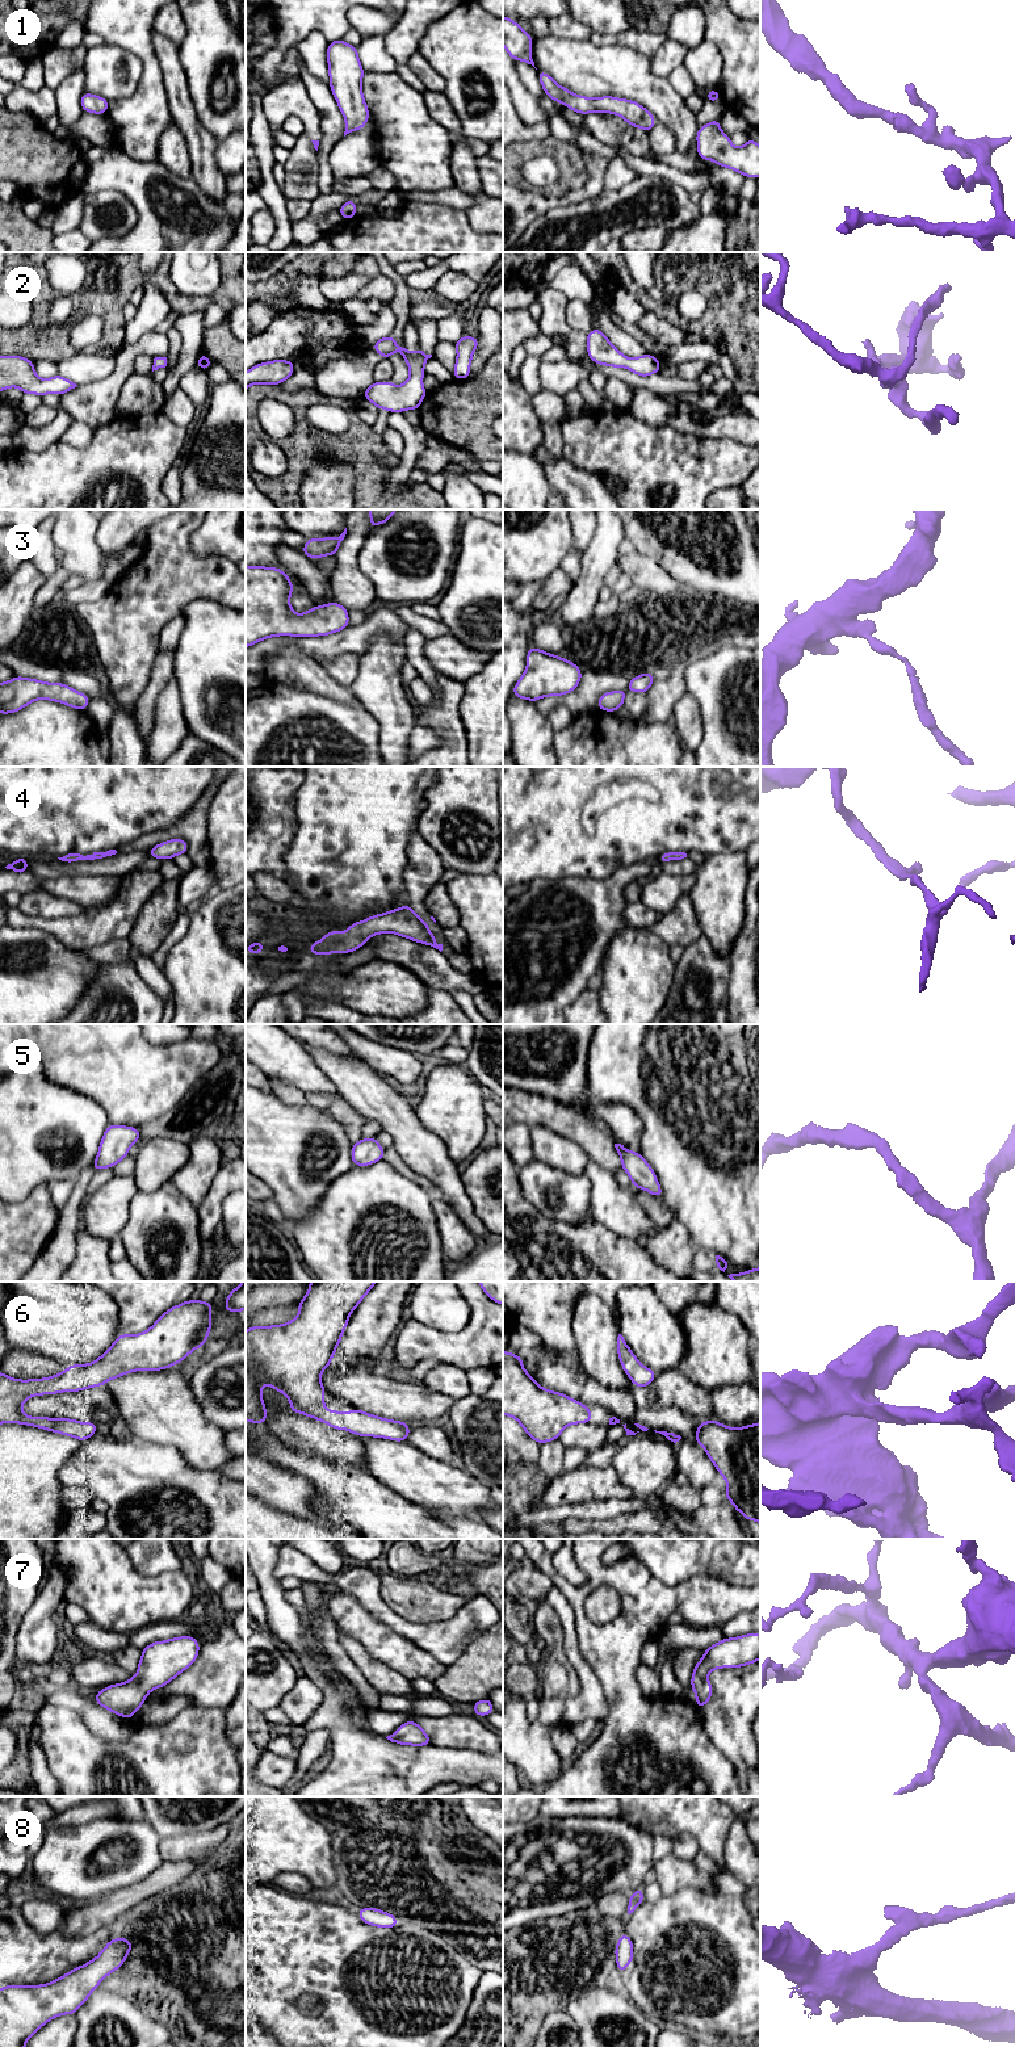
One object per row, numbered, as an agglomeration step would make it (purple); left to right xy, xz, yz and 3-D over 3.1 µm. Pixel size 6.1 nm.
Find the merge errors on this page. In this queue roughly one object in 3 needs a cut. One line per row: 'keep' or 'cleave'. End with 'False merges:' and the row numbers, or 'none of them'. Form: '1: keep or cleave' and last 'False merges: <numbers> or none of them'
1: keep
2: keep
3: keep
4: keep
5: keep
6: keep
7: keep
8: keep
False merges: none of them

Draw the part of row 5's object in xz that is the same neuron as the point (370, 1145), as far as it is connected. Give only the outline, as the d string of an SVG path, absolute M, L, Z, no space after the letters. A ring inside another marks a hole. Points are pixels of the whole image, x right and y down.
M376 1137L361 1138L351 1149L353 1166L369 1166L382 1161L383 1154L385 1149L378 1144Z

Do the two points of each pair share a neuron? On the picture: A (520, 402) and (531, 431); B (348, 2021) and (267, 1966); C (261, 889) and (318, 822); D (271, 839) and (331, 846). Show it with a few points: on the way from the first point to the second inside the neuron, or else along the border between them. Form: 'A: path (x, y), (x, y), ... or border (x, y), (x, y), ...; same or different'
A: path (520, 409), (520, 420), (524, 424); same
B: path (330, 2000), (315, 1985), (309, 1985), (288, 1966); same
C: border (282, 880), (305, 901); different
D: border (296, 812), (296, 834), (282, 856), (285, 872); different

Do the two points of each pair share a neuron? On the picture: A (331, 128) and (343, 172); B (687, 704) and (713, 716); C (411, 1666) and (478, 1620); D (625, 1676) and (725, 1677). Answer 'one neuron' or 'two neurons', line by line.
A: two neurons
B: two neurons
C: two neurons
D: two neurons

